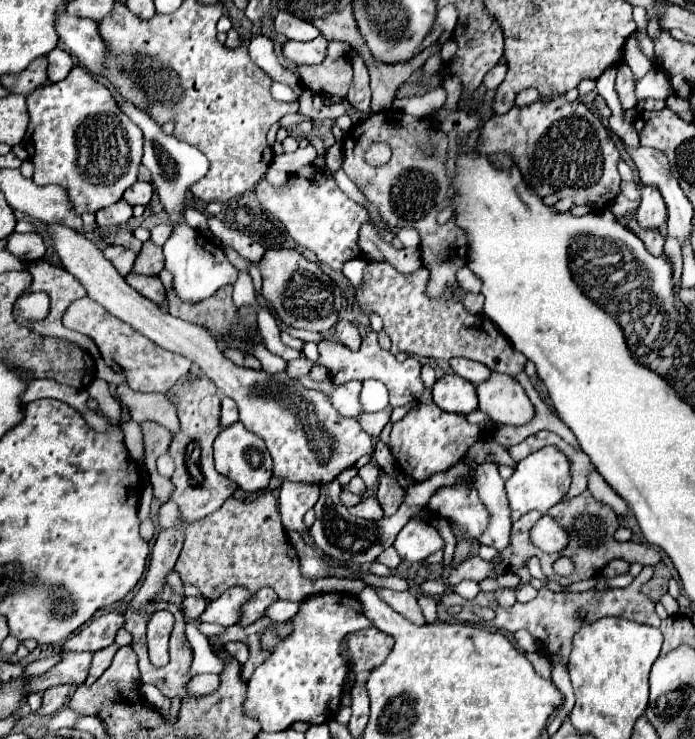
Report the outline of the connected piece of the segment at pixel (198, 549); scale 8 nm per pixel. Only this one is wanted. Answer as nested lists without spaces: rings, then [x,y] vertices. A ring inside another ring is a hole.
[[[270,492],[258,496],[254,502],[240,502],[236,498],[226,500],[226,504],[190,524],[173,524],[173,517],[179,516],[177,505],[173,501],[160,506],[158,523],[160,528],[180,526],[184,530],[184,546],[176,562],[176,572],[184,584],[196,586],[204,598],[214,600],[232,586],[250,588],[258,592],[264,586],[276,590],[282,600],[304,600],[314,592],[350,592],[358,594],[366,584],[364,580],[350,580],[338,576],[326,576],[318,580],[308,580],[300,574],[298,554],[292,548],[286,530],[282,528],[276,500]]]

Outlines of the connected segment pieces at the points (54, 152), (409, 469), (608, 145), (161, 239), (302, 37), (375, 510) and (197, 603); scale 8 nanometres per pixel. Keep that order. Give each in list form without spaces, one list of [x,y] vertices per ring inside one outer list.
[[[72,68],[72,72],[64,80],[50,84],[48,88],[34,90],[26,98],[26,104],[30,112],[30,124],[22,144],[36,168],[32,180],[42,186],[58,184],[66,188],[78,214],[98,212],[100,208],[118,202],[124,190],[136,182],[138,164],[144,152],[142,130],[120,110],[110,90],[102,82],[94,80],[90,72],[86,72],[84,68]]]
[[[418,404],[394,424],[388,448],[406,476],[414,482],[424,482],[432,474],[446,472],[458,464],[466,456],[468,448],[484,436],[484,428],[484,424],[470,424],[462,414],[444,412],[436,404]]]
[[[564,94],[540,98],[524,108],[514,106],[504,116],[492,116],[482,128],[478,150],[480,154],[510,152],[526,182],[552,184],[562,196],[572,196],[576,204],[610,206],[620,194],[620,174],[616,170],[620,152],[614,140],[598,114],[582,100],[568,102]]]
[[[160,224],[160,226],[154,226],[154,228],[152,228],[152,238],[150,238],[150,240],[152,240],[154,244],[160,244],[160,246],[162,246],[162,244],[172,236],[172,230],[174,230],[172,224]]]
[[[278,12],[274,18],[274,28],[284,34],[288,40],[296,42],[308,42],[320,36],[318,28],[314,28],[310,22],[298,20],[296,16],[288,16],[288,12]]]
[[[364,498],[362,502],[358,502],[356,506],[350,508],[350,514],[358,516],[358,518],[368,518],[368,520],[378,520],[384,516],[376,498]]]
[[[184,598],[184,602],[182,602],[182,610],[184,610],[184,616],[188,620],[200,618],[204,608],[206,608],[206,600],[204,598]]]

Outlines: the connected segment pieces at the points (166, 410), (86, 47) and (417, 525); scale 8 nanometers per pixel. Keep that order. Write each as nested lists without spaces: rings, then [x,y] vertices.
[[[120,384],[116,392],[118,400],[130,408],[130,416],[134,422],[142,424],[146,420],[152,420],[166,426],[170,432],[178,430],[176,408],[164,394],[140,394],[126,384]]]
[[[62,10],[54,18],[54,28],[68,52],[74,54],[86,70],[100,76],[106,60],[106,44],[102,44],[102,38],[98,36],[96,22],[90,18],[70,16]]]
[[[412,518],[402,528],[402,532],[396,536],[394,548],[408,562],[422,562],[430,554],[434,554],[436,550],[442,550],[444,540],[432,524],[426,524],[418,518]]]

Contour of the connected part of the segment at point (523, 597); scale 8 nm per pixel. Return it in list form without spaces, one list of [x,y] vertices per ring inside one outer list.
[[[522,584],[516,588],[516,600],[518,602],[528,602],[528,600],[536,598],[536,594],[538,594],[538,590],[532,584]]]

